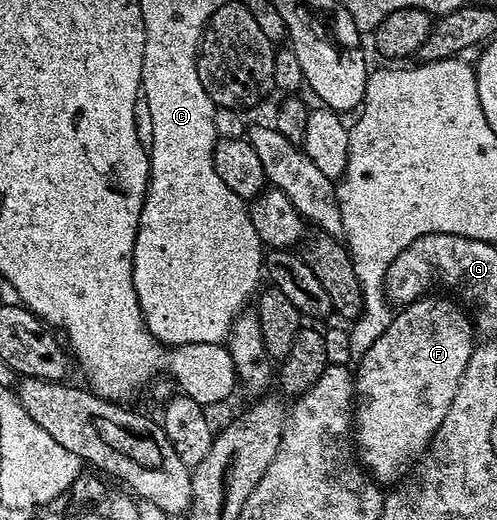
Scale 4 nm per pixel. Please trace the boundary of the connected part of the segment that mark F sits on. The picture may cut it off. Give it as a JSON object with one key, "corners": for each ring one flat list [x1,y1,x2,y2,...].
{"corners":[[425,295,403,306,393,316,386,332,374,342,374,347,358,358,357,365,360,366,355,366,354,449,360,464,381,487,399,485,418,464,438,427,442,427,442,419,446,419,446,411,450,411,450,403,454,403,454,391,458,391,462,371,466,371,466,363,470,363,474,321,448,297,451,296]]}

